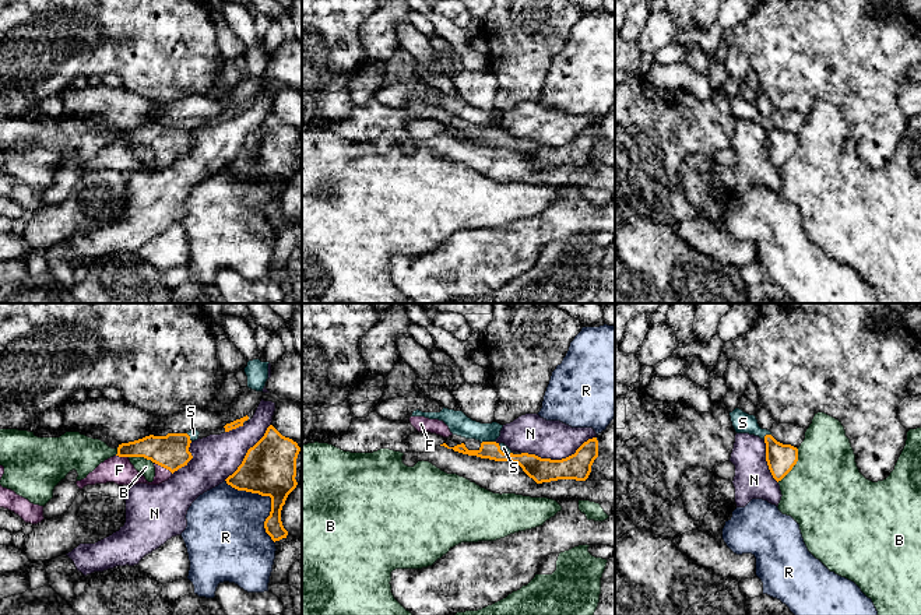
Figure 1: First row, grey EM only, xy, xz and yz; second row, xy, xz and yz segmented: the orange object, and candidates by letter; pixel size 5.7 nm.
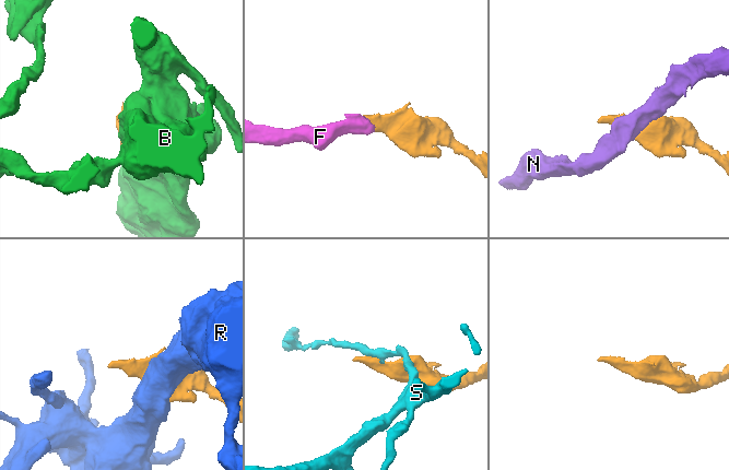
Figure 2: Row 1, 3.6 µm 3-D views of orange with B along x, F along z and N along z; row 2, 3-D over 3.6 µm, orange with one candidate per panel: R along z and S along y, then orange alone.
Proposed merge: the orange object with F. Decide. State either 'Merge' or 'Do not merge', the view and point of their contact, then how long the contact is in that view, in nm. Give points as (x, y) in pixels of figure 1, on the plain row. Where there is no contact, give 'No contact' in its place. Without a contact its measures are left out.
Merge. Touches orange at xy (164, 154). Shared border 130 nm

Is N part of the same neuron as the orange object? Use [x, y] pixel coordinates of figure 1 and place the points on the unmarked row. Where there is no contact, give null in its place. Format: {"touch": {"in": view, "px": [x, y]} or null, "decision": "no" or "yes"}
{"touch": {"in": "xz", "px": [558, 147]}, "decision": "no"}

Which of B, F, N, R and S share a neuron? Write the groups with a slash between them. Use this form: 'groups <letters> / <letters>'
groups B / F / N / R / S

